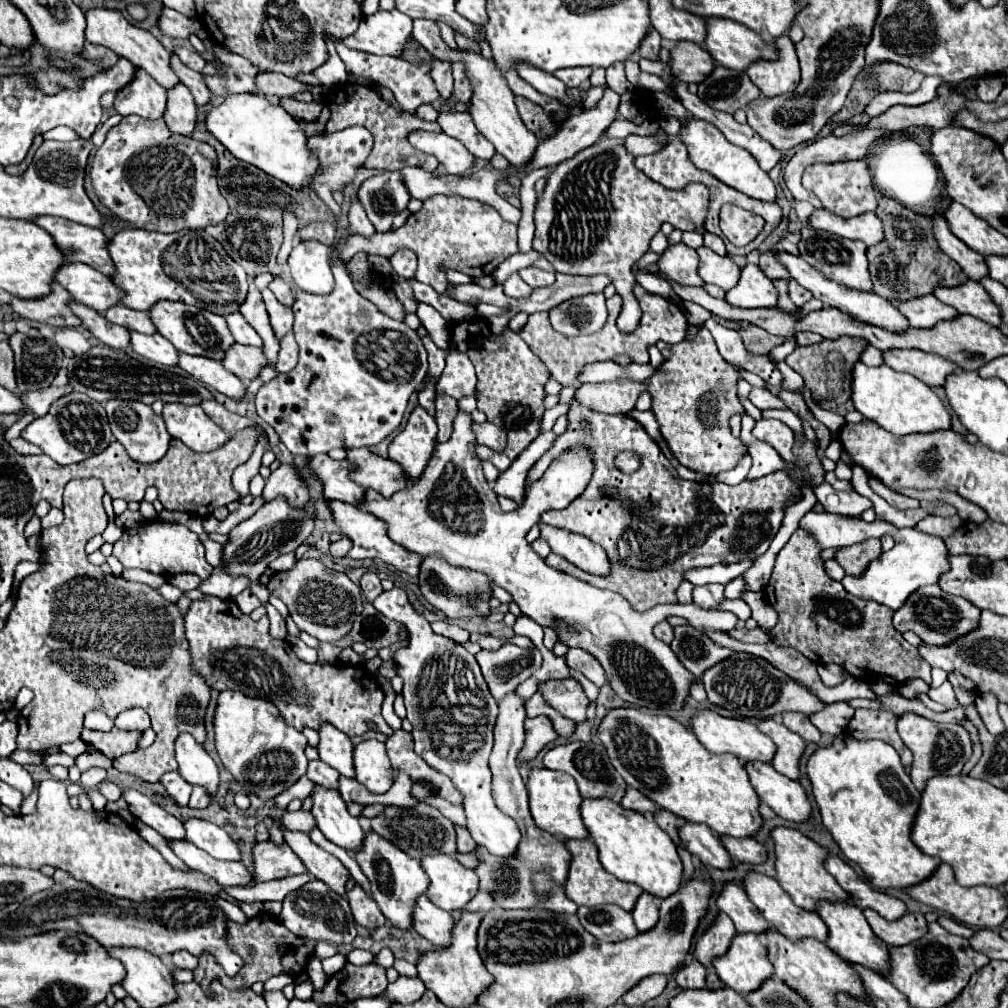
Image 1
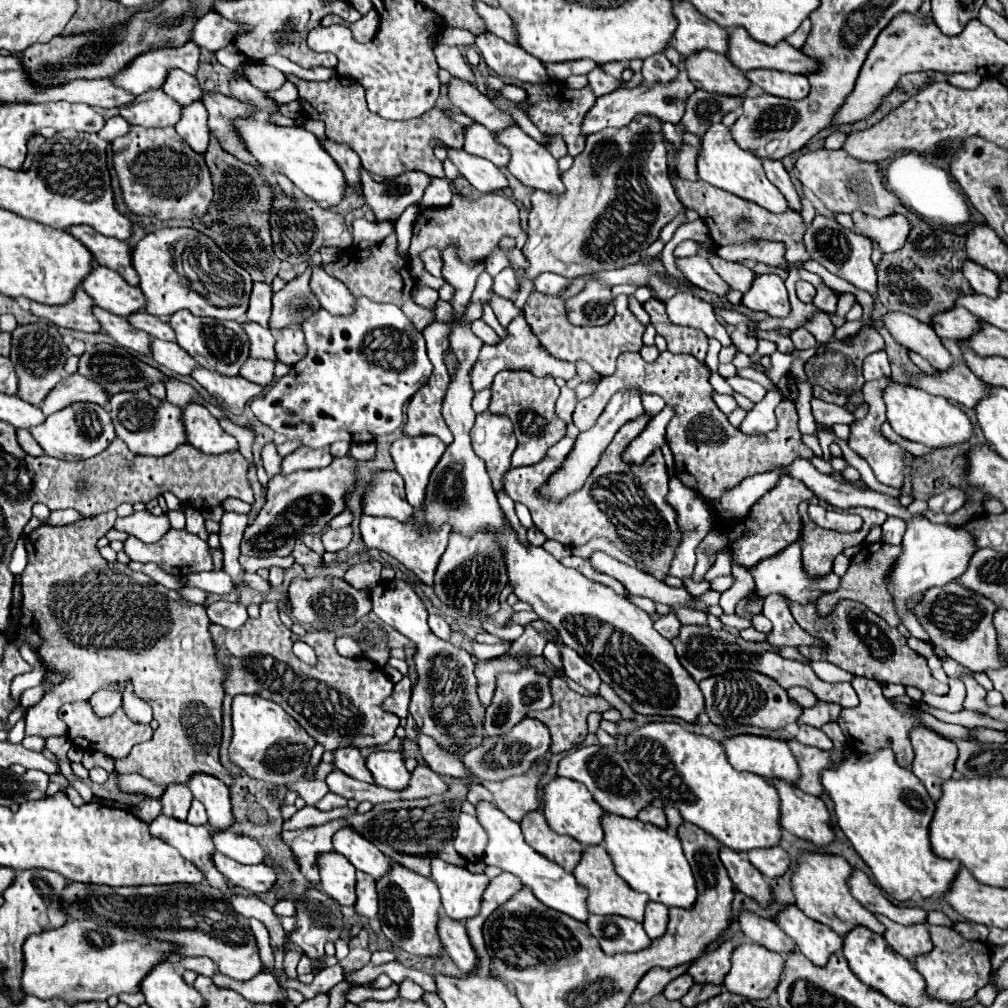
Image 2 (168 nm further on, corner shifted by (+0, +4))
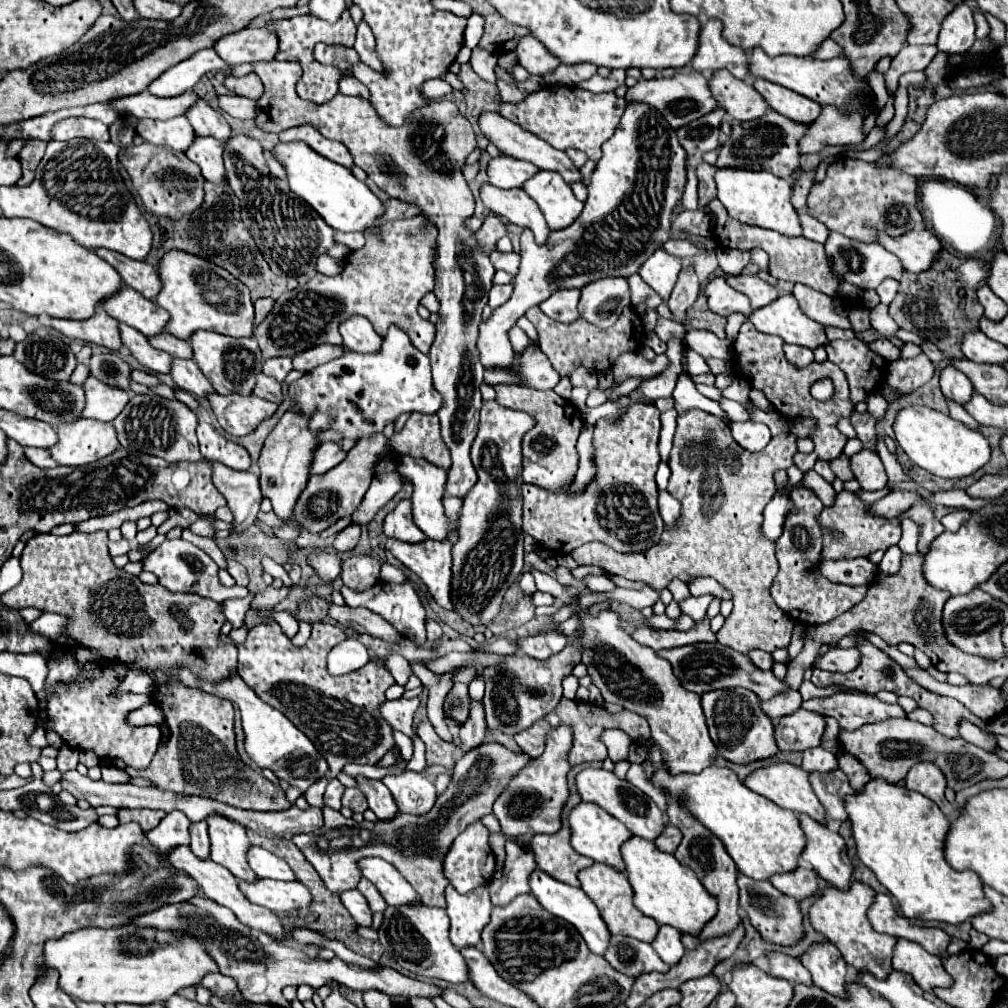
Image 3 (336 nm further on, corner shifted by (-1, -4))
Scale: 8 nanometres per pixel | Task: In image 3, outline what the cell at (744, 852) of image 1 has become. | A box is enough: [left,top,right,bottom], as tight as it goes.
[770,868,818,900]

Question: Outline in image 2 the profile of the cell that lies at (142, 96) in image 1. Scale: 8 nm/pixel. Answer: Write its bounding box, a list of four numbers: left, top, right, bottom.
[119,90,181,128]

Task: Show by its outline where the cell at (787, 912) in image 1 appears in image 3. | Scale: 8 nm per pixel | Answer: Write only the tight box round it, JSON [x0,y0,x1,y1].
[802,942,846,998]

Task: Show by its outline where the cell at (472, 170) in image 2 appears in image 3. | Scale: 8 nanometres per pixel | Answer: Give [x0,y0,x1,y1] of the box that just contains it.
[480,184,550,246]

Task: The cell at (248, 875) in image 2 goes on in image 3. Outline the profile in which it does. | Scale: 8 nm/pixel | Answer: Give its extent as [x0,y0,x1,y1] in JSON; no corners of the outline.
[240,880,312,914]

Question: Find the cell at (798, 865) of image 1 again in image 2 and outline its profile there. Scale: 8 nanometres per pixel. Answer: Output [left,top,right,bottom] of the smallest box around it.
[791,850,885,936]

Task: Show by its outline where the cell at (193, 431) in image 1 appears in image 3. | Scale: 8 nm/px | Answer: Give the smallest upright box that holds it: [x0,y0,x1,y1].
[198,422,252,470]

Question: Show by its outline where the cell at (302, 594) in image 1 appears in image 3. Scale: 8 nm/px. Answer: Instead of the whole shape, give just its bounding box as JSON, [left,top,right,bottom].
[330,604,402,644]

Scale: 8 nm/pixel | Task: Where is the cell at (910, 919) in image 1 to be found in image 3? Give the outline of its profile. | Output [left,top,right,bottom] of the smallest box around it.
[892,938,954,992]

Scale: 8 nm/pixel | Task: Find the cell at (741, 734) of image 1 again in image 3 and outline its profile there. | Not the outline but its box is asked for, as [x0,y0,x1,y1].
[746,762,828,824]

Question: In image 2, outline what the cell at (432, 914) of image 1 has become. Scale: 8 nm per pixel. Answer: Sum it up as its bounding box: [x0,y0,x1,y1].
[437,914,477,974]

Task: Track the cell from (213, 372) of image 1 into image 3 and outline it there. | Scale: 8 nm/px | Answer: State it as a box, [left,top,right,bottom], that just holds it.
[208,392,278,438]

